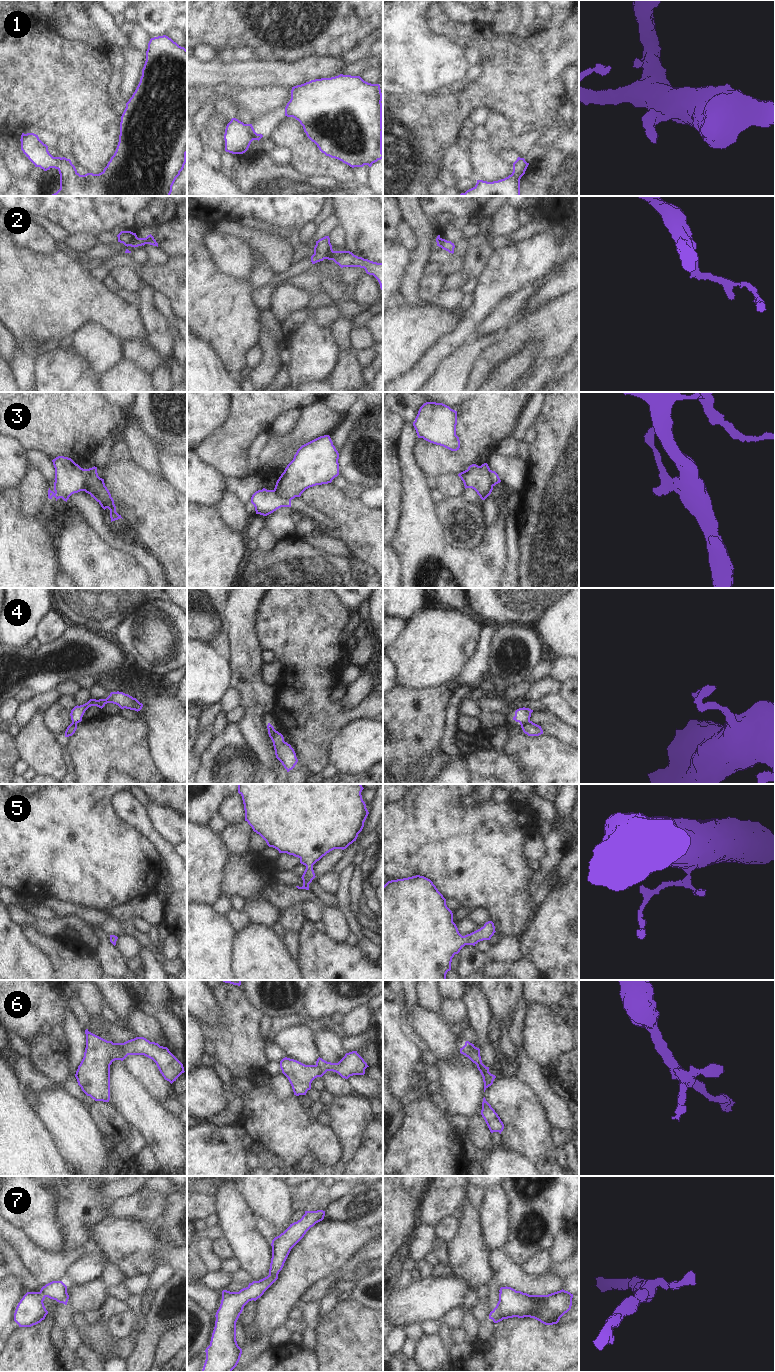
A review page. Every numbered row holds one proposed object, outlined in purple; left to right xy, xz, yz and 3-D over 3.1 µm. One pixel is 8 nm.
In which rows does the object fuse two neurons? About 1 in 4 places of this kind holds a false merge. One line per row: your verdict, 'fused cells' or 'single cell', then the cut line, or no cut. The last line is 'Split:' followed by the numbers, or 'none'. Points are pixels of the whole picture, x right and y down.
1: single cell; no cut
2: fused cells; cut in xy along (137, 237), (129, 245)
3: fused cells; cut in xy along (87, 469), (91, 475), (87, 479), (84, 490)
4: fused cells; cut in yz along (529, 719), (520, 723)
5: single cell; no cut
6: fused cells; cut in xy along (116, 1043), (128, 1054)
7: single cell; no cut
Split: 2, 3, 4, 6

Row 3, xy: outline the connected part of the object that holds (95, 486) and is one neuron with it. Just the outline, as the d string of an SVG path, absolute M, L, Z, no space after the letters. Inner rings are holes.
M94 466L86 470L88 470L92 475L87 479L85 492L90 494L104 510L106 508L110 510L111 522L122 518L121 515L116 512L114 500L105 486L104 479L98 476L97 467Z

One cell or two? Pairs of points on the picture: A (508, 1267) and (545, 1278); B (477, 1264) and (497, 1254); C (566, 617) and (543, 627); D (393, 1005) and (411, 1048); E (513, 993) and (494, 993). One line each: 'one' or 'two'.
A: one
B: two
C: one
D: one
E: one

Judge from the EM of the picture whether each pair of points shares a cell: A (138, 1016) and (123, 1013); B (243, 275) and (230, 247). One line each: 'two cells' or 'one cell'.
A: two cells
B: one cell

